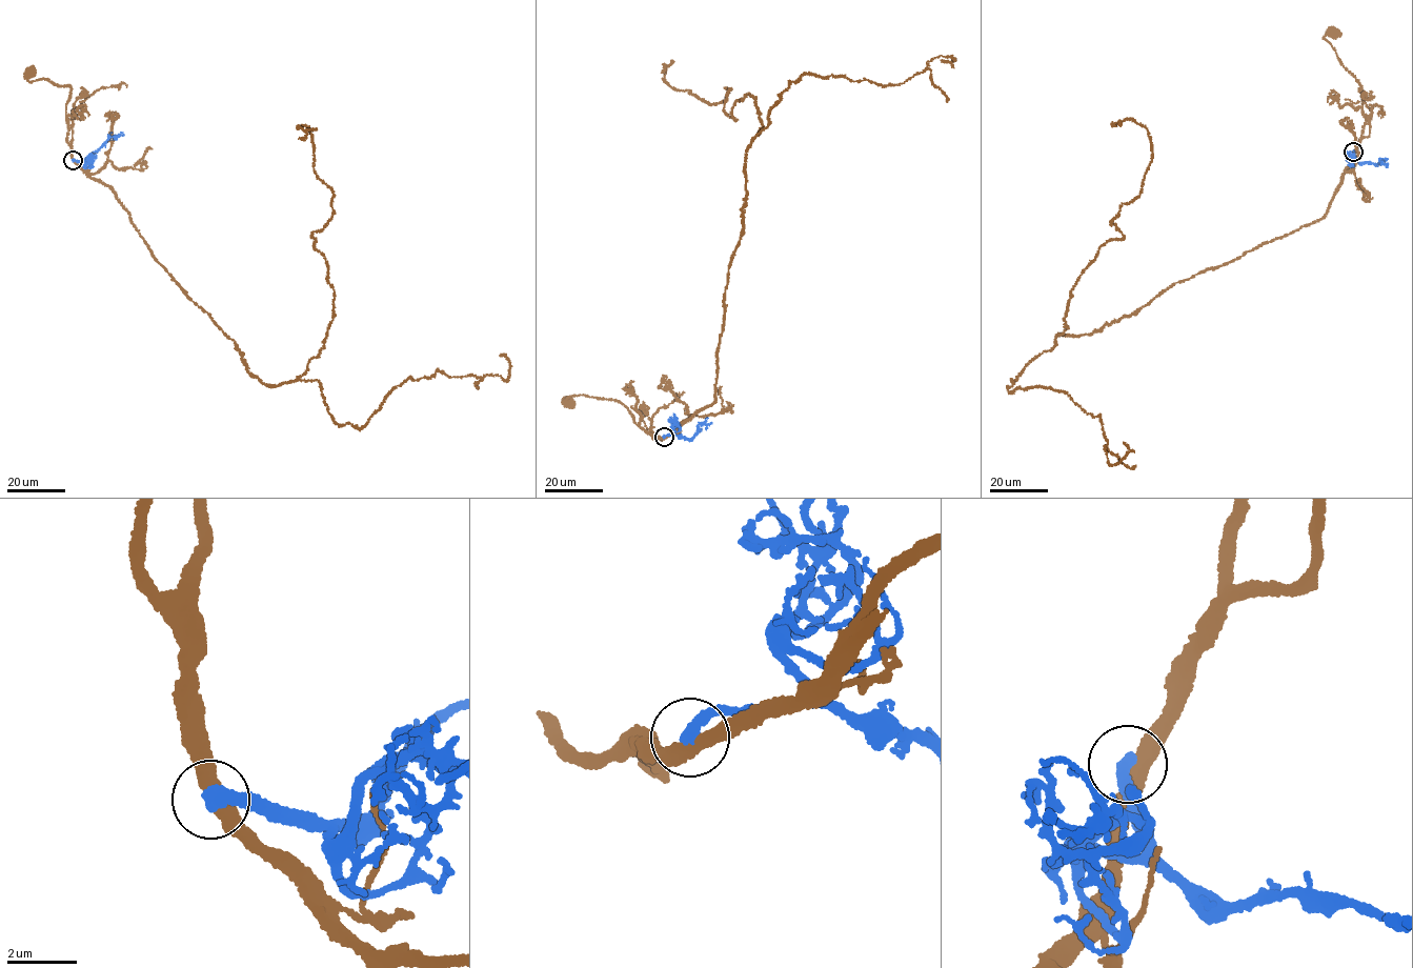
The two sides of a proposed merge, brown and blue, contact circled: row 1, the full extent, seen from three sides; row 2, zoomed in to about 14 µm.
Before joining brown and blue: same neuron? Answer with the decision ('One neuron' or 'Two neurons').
Two neurons

